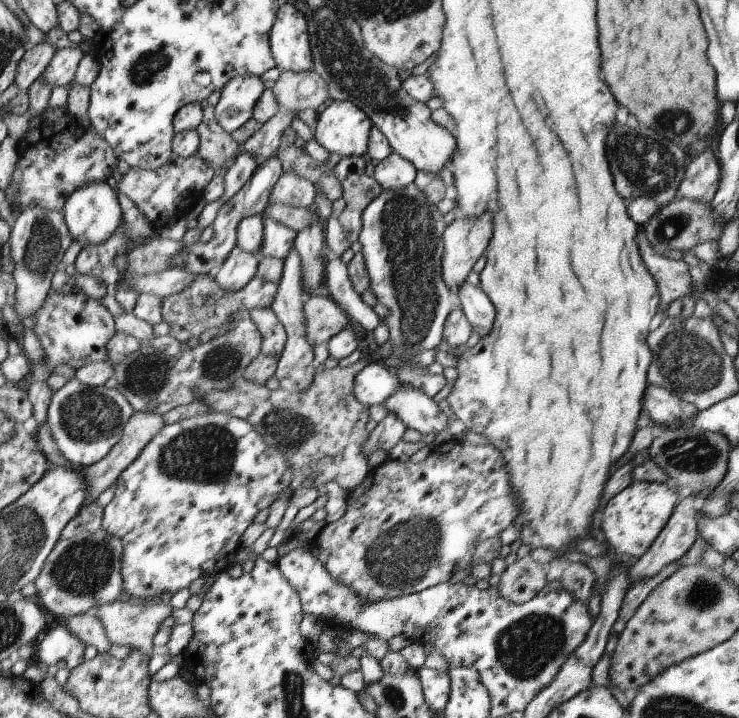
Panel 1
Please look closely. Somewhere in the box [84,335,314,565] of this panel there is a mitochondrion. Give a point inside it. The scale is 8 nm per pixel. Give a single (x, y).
(205, 453)

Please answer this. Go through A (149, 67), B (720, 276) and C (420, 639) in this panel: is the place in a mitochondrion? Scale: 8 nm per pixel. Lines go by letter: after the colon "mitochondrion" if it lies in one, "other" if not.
A: mitochondrion
B: other
C: other

